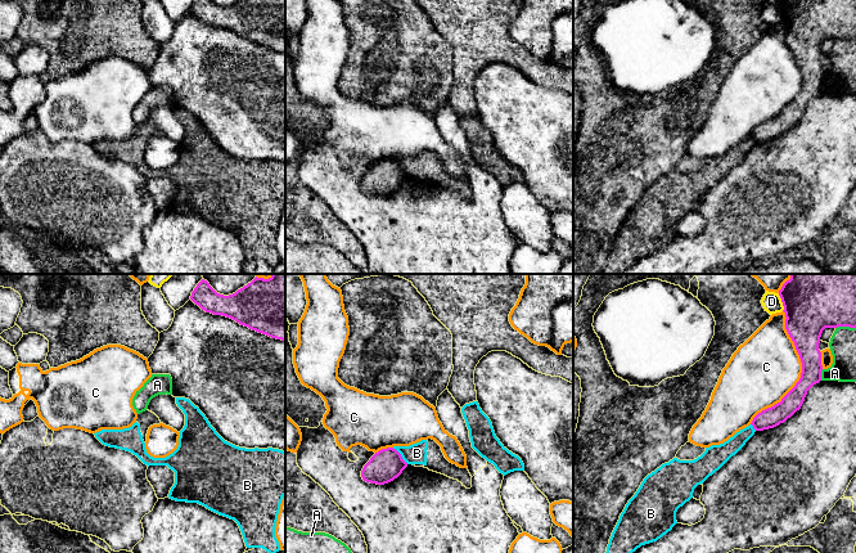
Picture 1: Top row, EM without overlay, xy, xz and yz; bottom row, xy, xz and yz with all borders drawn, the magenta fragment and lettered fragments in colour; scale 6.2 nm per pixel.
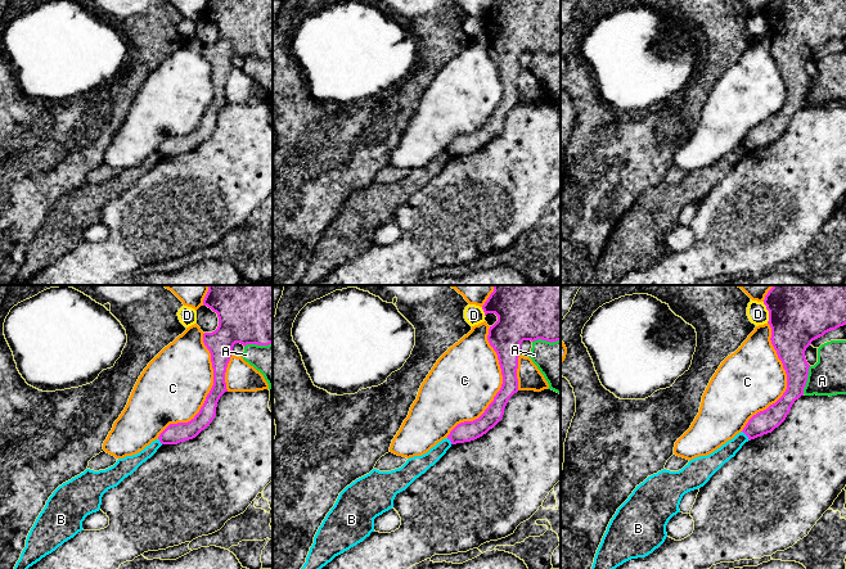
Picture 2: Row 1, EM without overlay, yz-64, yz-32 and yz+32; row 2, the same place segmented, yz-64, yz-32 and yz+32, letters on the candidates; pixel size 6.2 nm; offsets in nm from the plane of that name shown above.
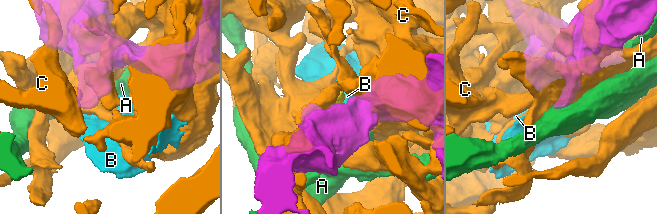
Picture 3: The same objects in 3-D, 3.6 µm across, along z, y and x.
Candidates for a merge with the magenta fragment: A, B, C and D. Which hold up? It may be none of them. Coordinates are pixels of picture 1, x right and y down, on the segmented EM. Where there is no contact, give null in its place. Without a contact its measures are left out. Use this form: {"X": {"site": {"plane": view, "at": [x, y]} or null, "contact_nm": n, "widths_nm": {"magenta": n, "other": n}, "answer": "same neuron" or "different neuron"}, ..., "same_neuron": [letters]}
{"A": {"site": {"plane": "yz", "at": [820, 374]}, "contact_nm": 70, "widths_nm": {"magenta": 170, "other": 160}, "answer": "different neuron"}, "B": {"site": {"plane": "xz", "at": [400, 455]}, "contact_nm": 140, "widths_nm": {"magenta": 200, "other": 130}, "answer": "different neuron"}, "C": {"site": {"plane": "yz", "at": [802, 372]}, "contact_nm": 750, "widths_nm": {"magenta": 190, "other": 420}, "answer": "different neuron"}, "D": {"site": {"plane": "yz", "at": [782, 301]}, "contact_nm": 120, "widths_nm": {"magenta": 420, "other": 120}, "answer": "different neuron"}, "same_neuron": []}

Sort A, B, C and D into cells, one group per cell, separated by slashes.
A / B / C / D

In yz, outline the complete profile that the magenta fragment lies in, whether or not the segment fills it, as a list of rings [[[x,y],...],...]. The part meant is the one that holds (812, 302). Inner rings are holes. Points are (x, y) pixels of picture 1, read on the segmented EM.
[[[790,274],[779,291],[784,313],[785,329],[794,342],[802,363],[802,373],[796,386],[780,403],[758,413],[752,426],[756,431],[774,428],[784,423],[801,409],[807,391],[821,381],[820,337],[825,328],[850,327],[856,328],[856,274]]]

